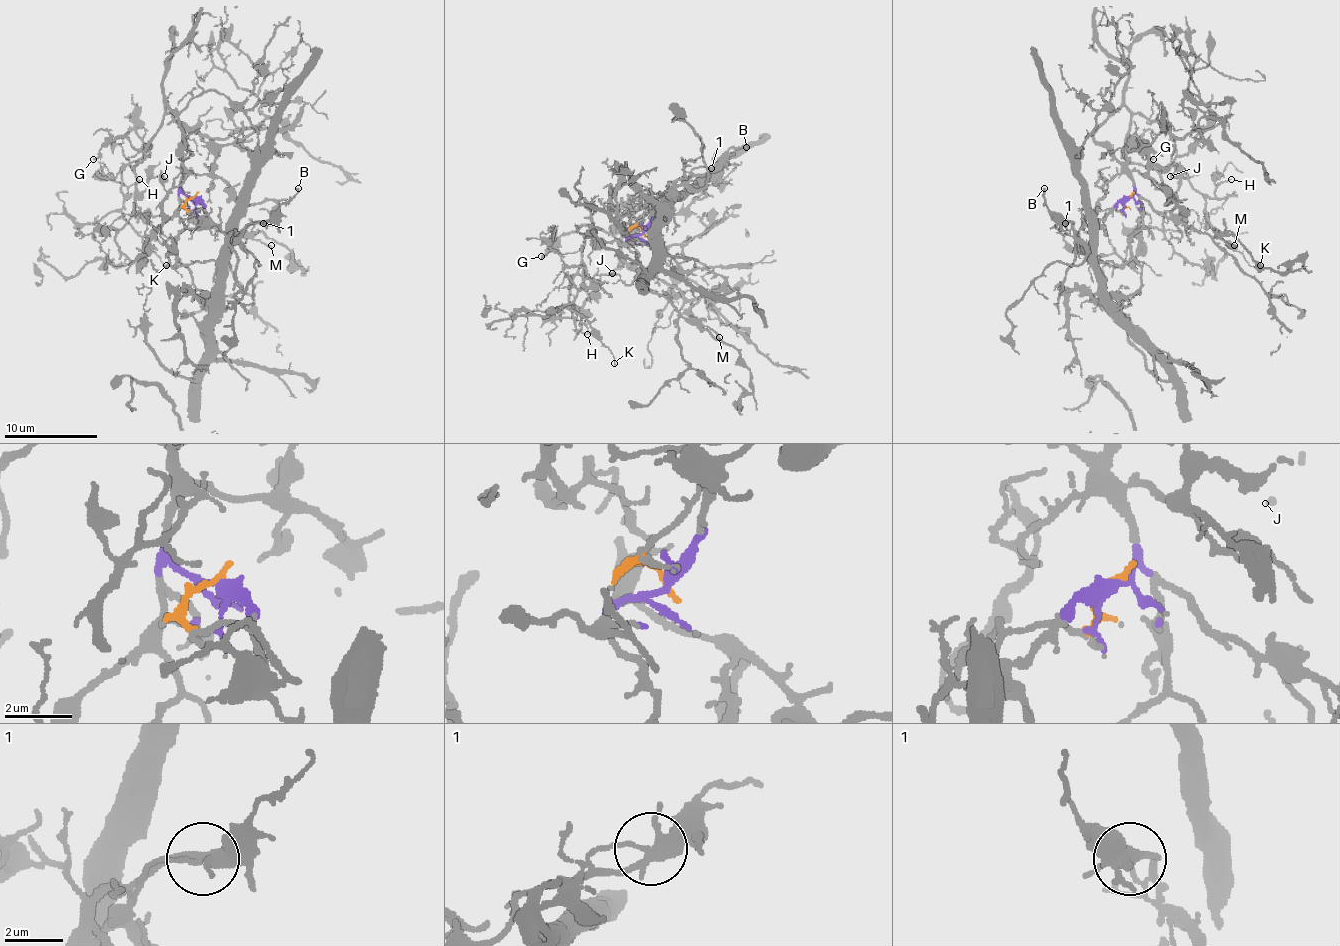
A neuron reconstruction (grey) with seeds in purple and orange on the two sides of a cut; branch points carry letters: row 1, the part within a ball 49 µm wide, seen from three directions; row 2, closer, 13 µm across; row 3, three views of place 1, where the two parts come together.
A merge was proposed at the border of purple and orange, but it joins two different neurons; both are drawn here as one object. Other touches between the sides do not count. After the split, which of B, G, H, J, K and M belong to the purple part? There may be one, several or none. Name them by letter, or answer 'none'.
G, H, J, K, M

